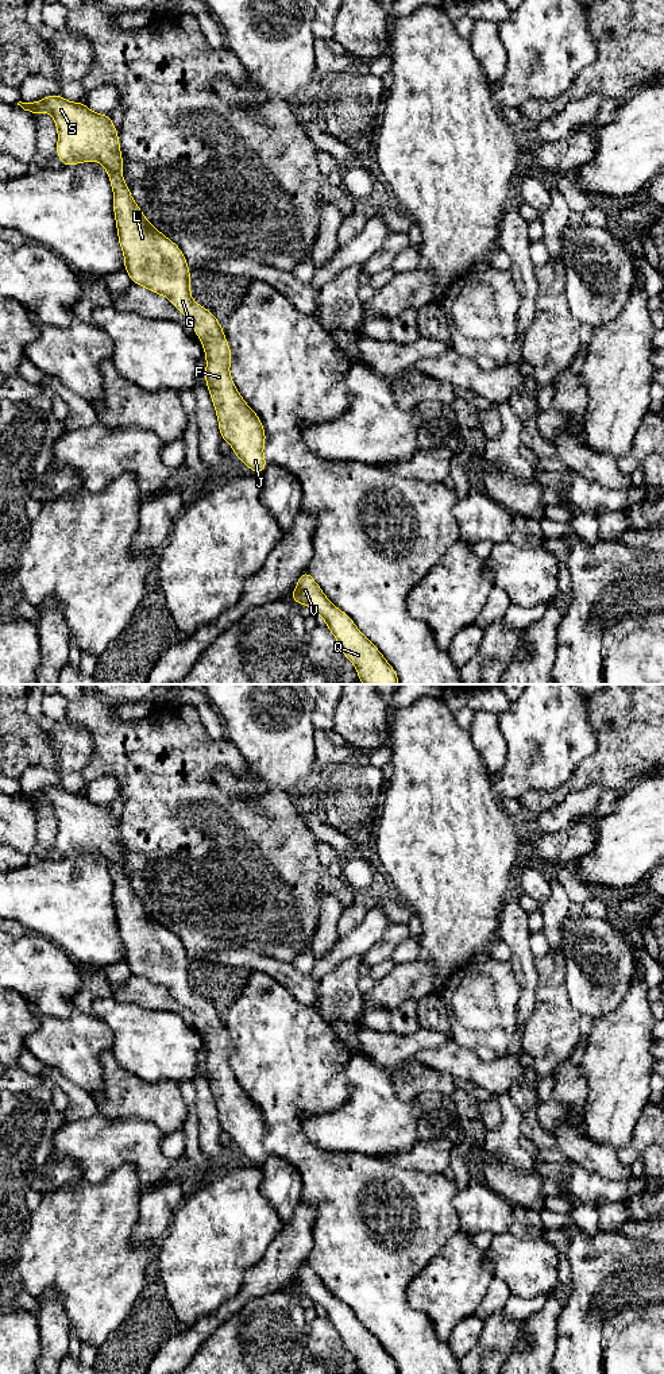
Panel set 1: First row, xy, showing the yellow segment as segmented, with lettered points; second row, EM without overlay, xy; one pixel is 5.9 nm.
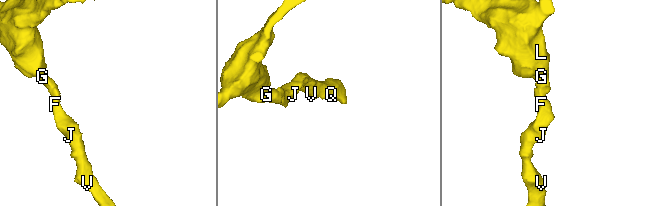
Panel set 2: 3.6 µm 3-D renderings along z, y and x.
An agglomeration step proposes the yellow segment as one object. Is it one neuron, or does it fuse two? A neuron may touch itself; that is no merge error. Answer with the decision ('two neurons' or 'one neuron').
one neuron

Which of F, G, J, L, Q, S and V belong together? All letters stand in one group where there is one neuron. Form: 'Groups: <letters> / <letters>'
Groups: F G J L Q S V

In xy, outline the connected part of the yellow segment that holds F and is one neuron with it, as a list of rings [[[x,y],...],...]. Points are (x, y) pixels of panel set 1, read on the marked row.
[[[61,94],[47,96],[35,103],[19,101],[18,105],[24,111],[30,111],[35,117],[43,111],[53,116],[58,131],[57,157],[63,166],[97,161],[105,167],[113,190],[113,213],[119,244],[124,255],[124,270],[132,283],[144,286],[155,294],[166,296],[179,313],[193,323],[194,333],[201,339],[206,358],[205,383],[216,409],[221,440],[231,444],[233,454],[244,466],[258,475],[262,474],[267,466],[263,456],[266,432],[259,416],[246,404],[229,375],[232,356],[231,347],[224,337],[224,329],[211,310],[192,300],[190,270],[181,248],[159,232],[134,201],[121,175],[123,155],[120,153],[119,134],[111,115],[99,115],[82,101],[70,103]]]

